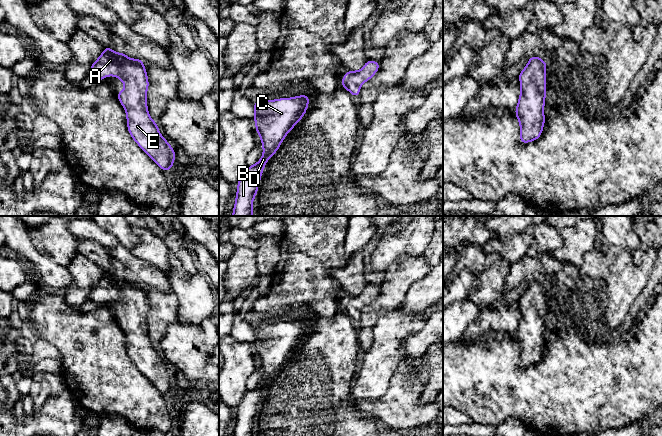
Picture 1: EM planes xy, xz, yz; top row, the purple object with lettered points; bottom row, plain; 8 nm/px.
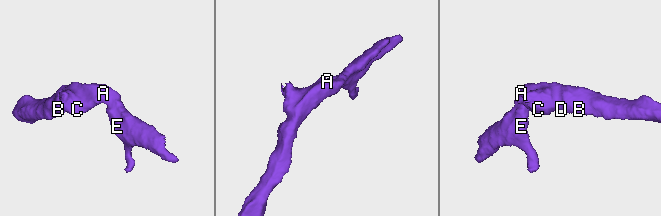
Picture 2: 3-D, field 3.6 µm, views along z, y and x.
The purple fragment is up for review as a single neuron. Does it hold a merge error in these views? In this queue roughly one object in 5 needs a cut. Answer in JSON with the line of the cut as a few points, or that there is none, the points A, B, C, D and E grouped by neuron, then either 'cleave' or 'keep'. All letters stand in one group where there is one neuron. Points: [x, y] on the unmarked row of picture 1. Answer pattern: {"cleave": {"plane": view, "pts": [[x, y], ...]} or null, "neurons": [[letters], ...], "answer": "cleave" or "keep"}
{"cleave": null, "neurons": [["A", "B", "C", "D", "E"]], "answer": "keep"}

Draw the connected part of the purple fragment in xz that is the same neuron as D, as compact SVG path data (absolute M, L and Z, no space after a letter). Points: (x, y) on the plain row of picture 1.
M305 318L252 326L256 358L261 361L263 379L256 388L248 390L238 404L233 436L253 436L253 424L257 419L265 389L278 375L286 359L303 342L309 325L310 320Z

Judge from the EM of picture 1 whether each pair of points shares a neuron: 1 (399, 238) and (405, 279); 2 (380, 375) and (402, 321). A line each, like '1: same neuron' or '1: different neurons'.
1: different neurons
2: same neuron

